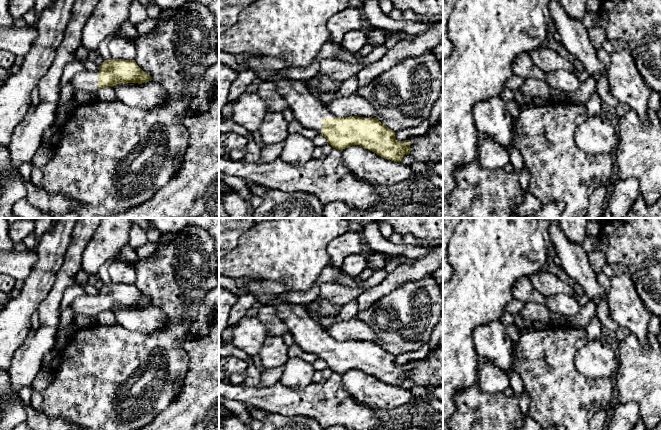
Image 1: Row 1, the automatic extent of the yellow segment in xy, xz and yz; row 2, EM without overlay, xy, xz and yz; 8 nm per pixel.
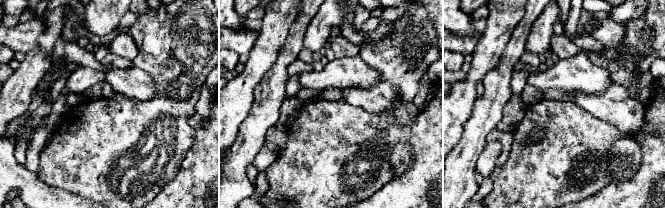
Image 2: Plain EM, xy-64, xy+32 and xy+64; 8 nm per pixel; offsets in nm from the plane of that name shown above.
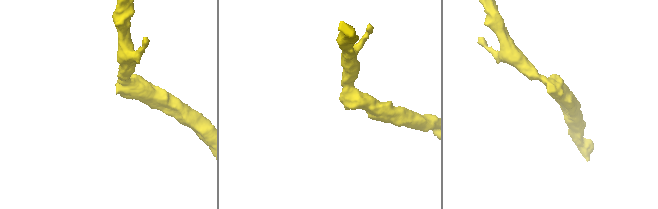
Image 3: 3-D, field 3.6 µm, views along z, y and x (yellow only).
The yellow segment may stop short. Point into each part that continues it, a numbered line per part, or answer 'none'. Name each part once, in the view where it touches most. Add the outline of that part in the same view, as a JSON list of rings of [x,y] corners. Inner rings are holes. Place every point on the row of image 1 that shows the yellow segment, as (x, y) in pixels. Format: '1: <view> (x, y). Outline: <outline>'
1: xz (308, 109). Outline: [[[263,70],[255,73],[256,78],[272,82],[277,86],[278,93],[287,100],[290,109],[295,115],[295,119],[301,123],[303,127],[315,131],[317,134],[321,134],[321,119],[336,117],[315,95],[310,92],[304,81],[288,79],[276,70]]]

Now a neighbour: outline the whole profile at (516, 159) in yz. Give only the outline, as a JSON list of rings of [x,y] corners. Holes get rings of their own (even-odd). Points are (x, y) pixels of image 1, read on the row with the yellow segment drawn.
[[[514,142],[510,147],[506,149],[509,153],[510,162],[513,166],[513,170],[519,175],[524,166],[523,157]]]

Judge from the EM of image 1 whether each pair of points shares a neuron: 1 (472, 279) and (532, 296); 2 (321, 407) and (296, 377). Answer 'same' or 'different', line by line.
1: different
2: different

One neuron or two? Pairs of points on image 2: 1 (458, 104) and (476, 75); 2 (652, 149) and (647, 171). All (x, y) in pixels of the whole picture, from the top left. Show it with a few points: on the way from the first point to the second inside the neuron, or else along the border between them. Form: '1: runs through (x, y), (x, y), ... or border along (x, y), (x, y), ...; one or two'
1: runs through (462, 97), (471, 82); one
2: runs through (652, 154), (652, 166); one

